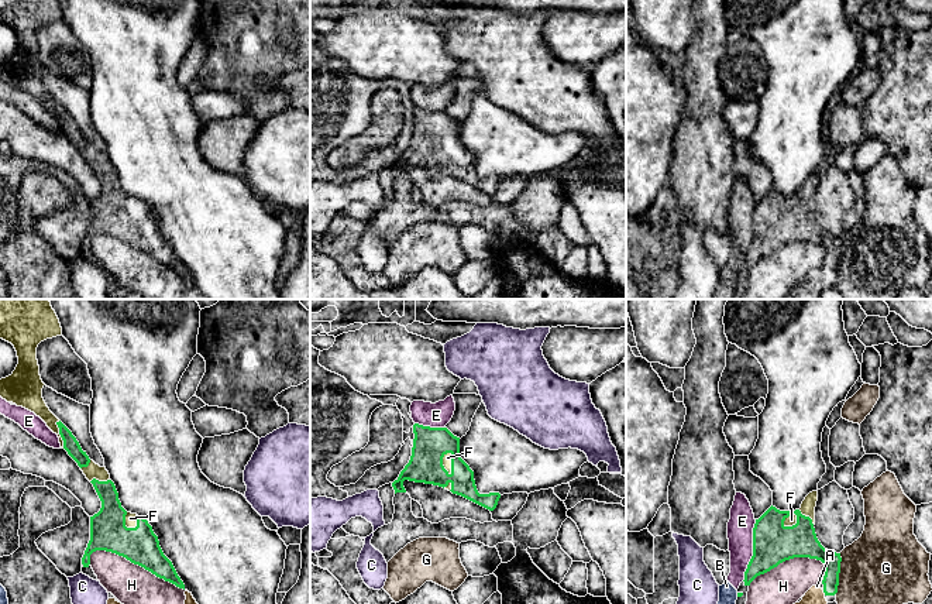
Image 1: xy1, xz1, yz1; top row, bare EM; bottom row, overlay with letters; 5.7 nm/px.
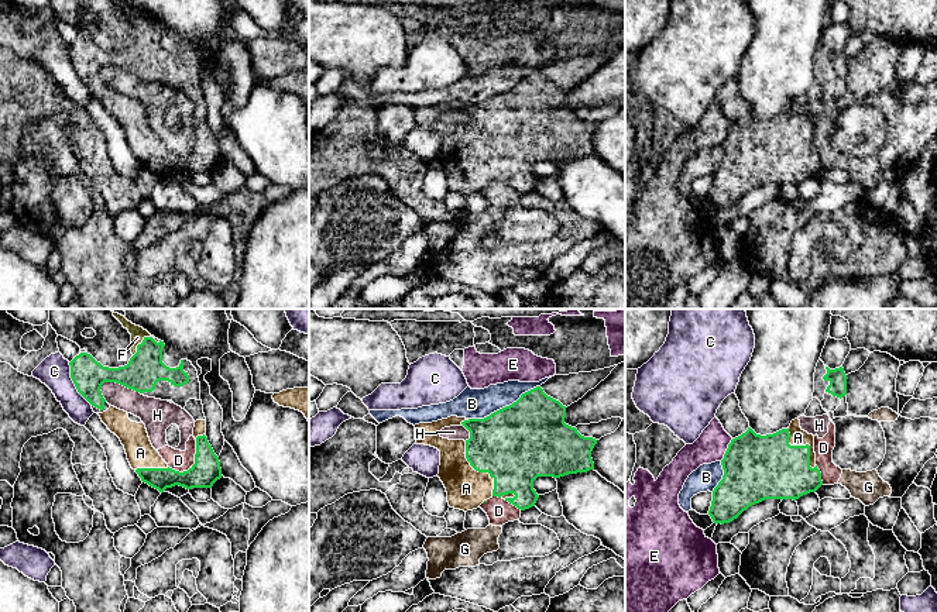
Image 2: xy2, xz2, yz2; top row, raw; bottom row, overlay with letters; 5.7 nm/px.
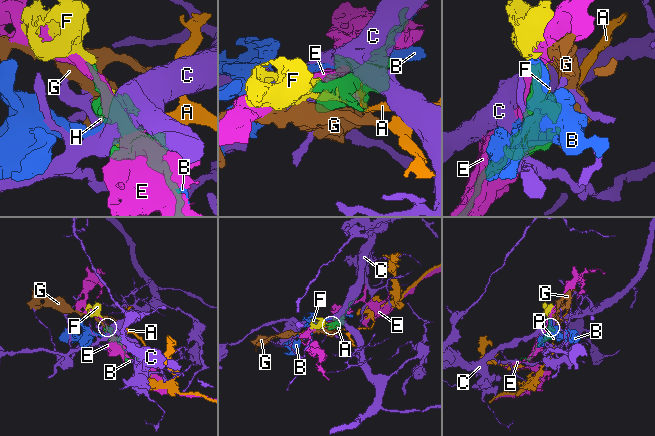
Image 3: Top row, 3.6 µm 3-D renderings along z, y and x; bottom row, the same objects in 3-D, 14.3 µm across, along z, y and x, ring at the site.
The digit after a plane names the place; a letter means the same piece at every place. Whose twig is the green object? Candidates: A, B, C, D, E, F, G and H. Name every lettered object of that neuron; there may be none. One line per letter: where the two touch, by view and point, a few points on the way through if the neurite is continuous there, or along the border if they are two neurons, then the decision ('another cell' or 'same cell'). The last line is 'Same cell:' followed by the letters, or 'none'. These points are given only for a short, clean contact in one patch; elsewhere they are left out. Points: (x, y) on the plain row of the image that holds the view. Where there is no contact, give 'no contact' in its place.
A: xz2 (479, 155) | same cell
B: xz2 (505, 90) | another cell
C: xy2 (74, 66) | another cell
D: xy2 (194, 148) | along xy2 (196, 124), (195, 145), (186, 154), (175, 155), (168, 151) | another cell
E: yz1 (753, 234) | another cell
F: xz1 (451, 147) | same cell
G: yz1 (839, 256) | along yz1 (841, 237), (839, 268), (835, 277) | another cell
H: xy1 (137, 247) | another cell
Same cell: A, F

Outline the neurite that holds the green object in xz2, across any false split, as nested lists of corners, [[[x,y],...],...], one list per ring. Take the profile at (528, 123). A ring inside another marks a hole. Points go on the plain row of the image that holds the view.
[[[536,71],[522,78],[512,89],[484,103],[450,100],[415,109],[415,124],[416,128],[440,135],[437,161],[446,172],[450,192],[467,196],[498,180],[525,195],[535,190],[539,182],[533,173],[533,165],[538,161],[560,162],[594,154],[591,135],[597,124],[581,120],[576,111],[564,107],[564,102],[566,90]],[[450,110],[464,110],[470,116],[470,123],[466,126],[443,123],[439,116]]]

